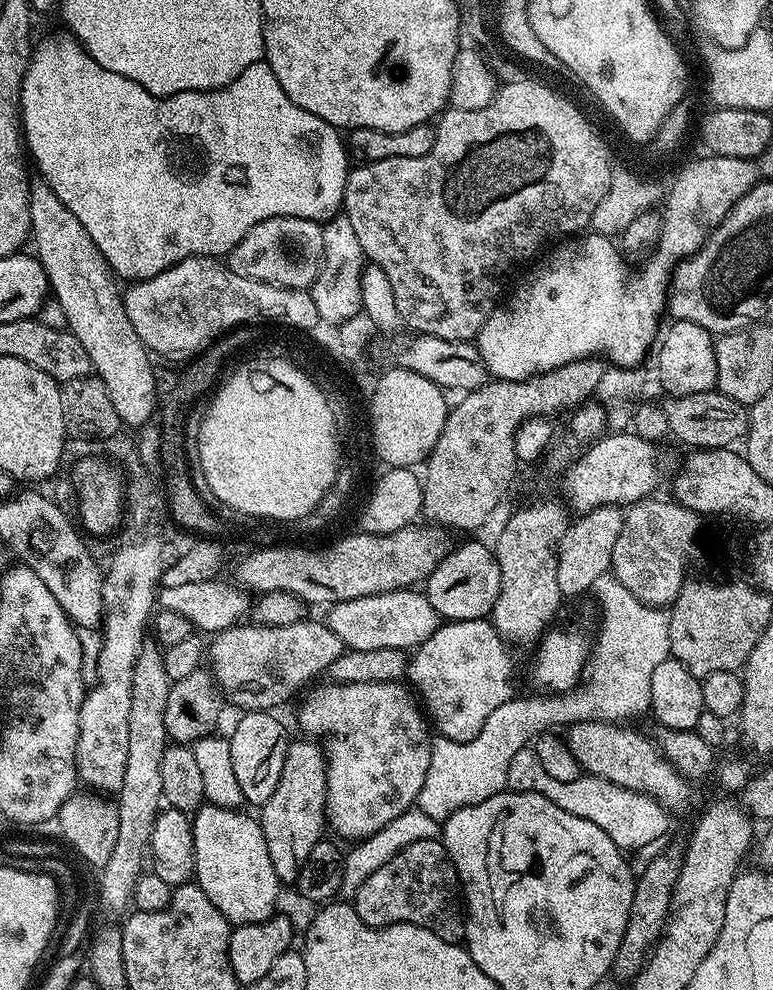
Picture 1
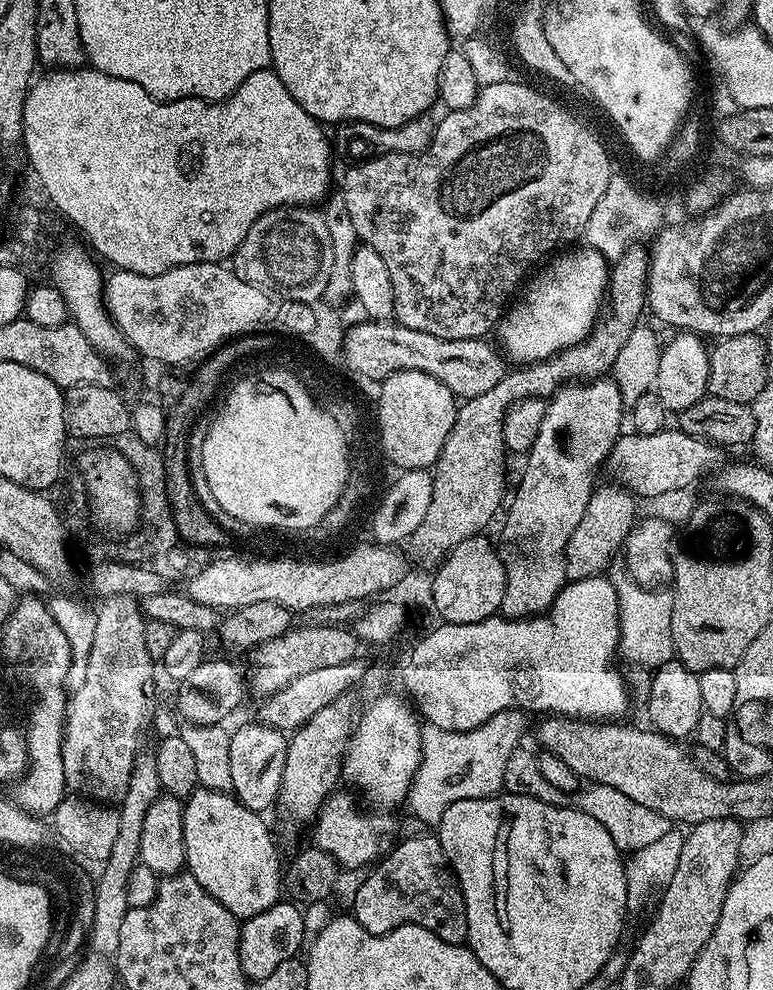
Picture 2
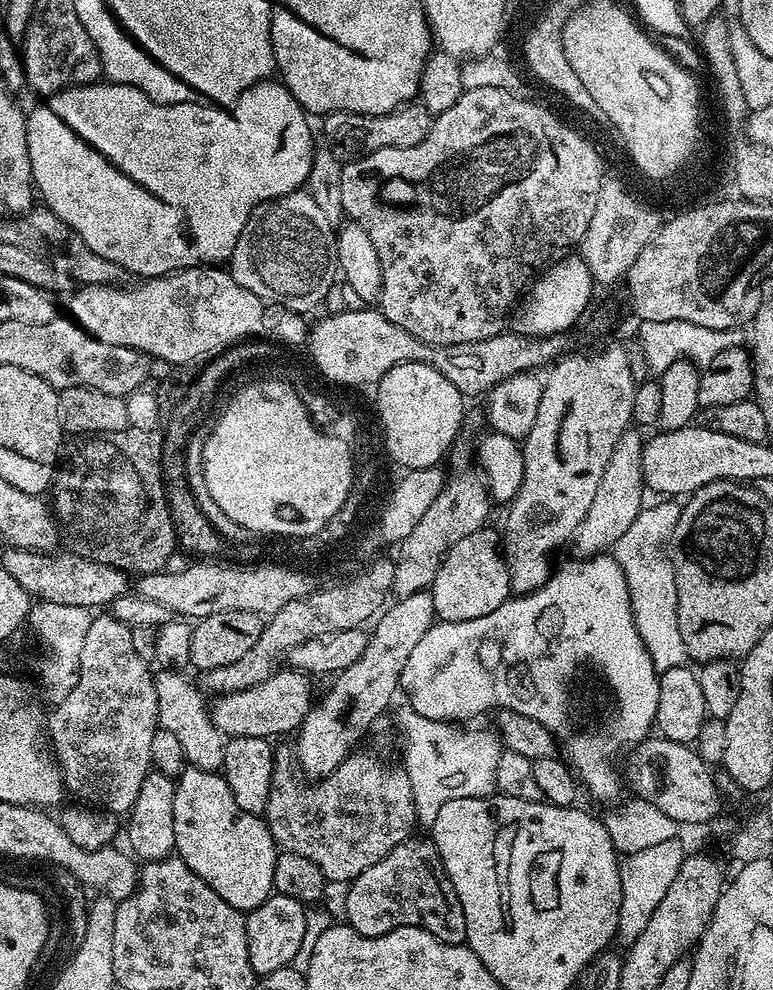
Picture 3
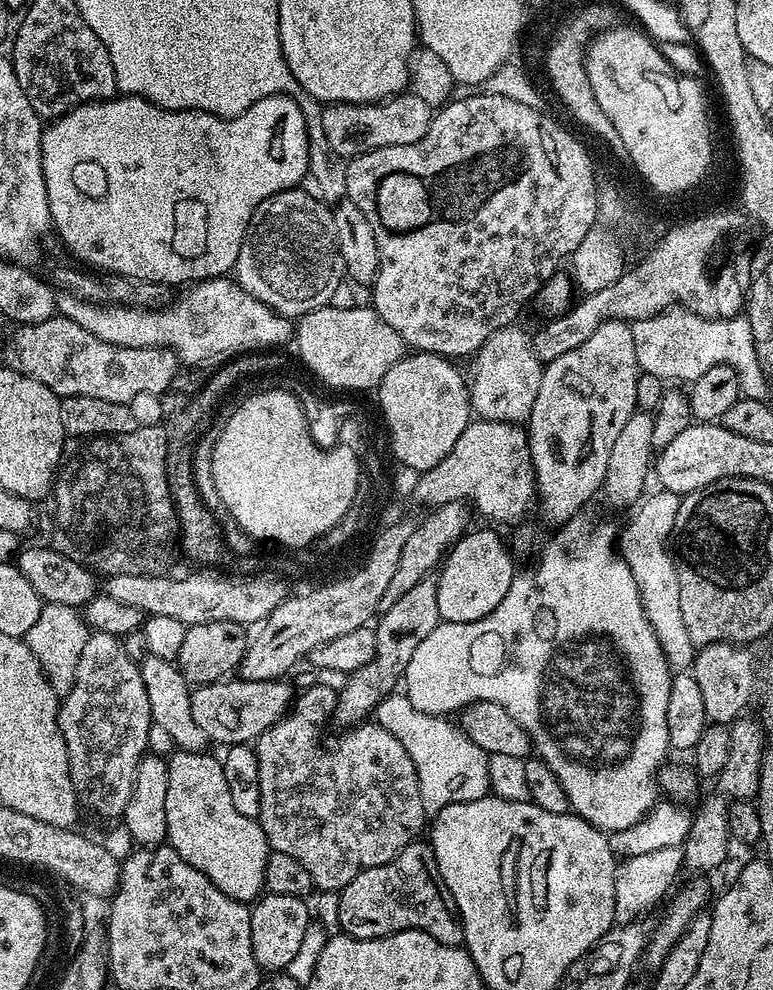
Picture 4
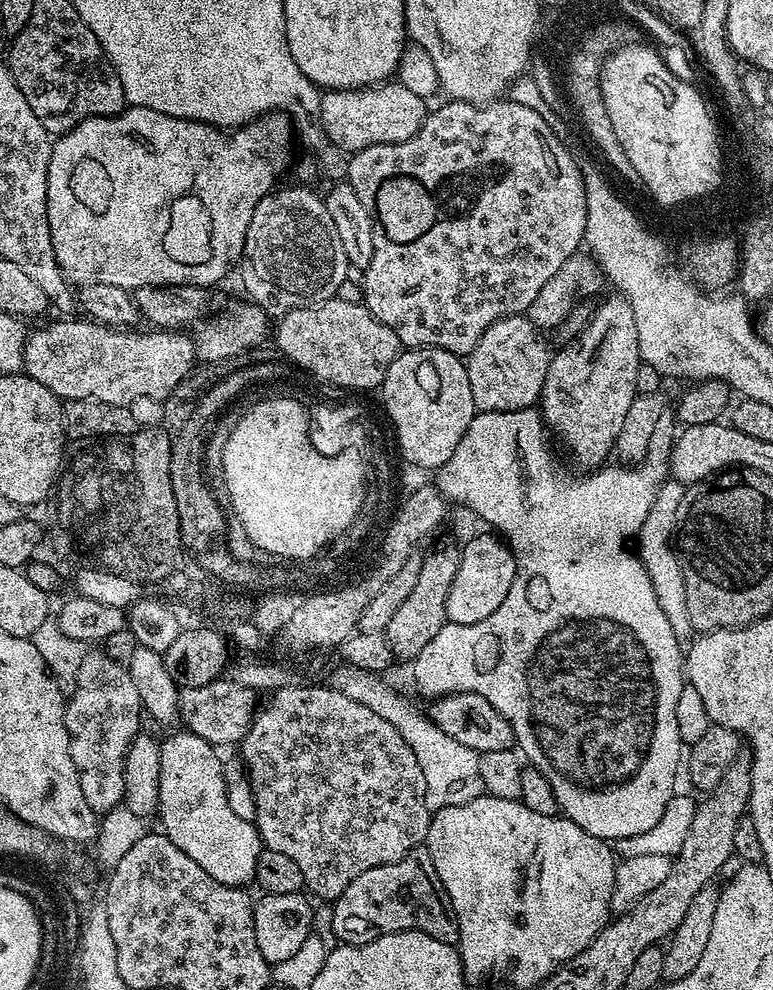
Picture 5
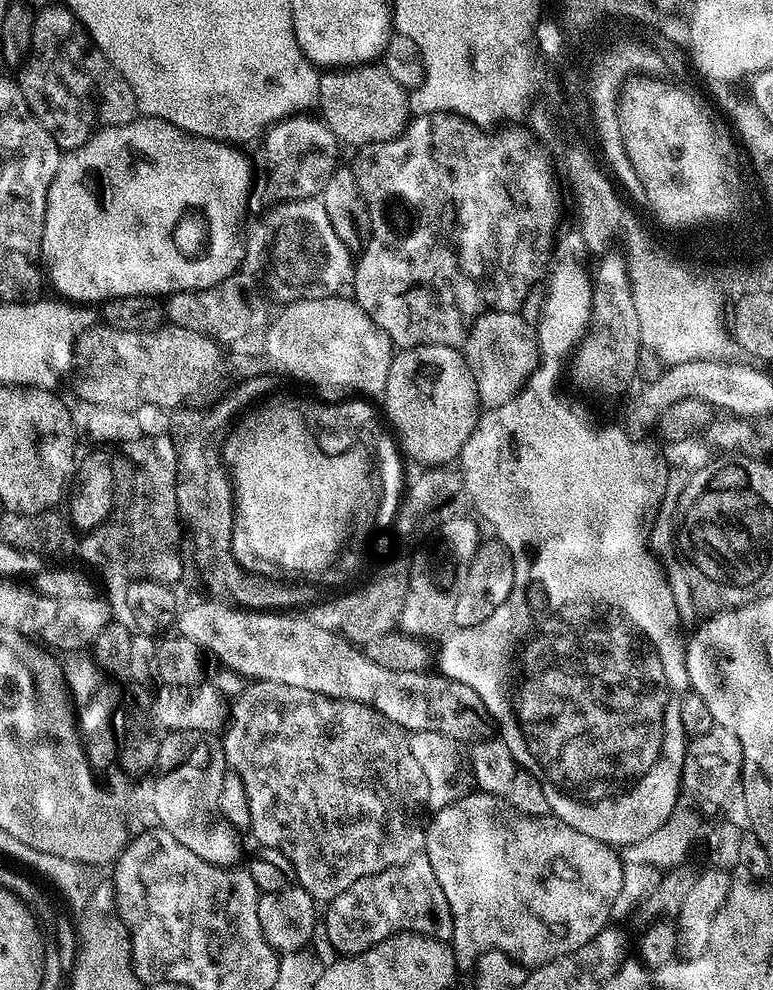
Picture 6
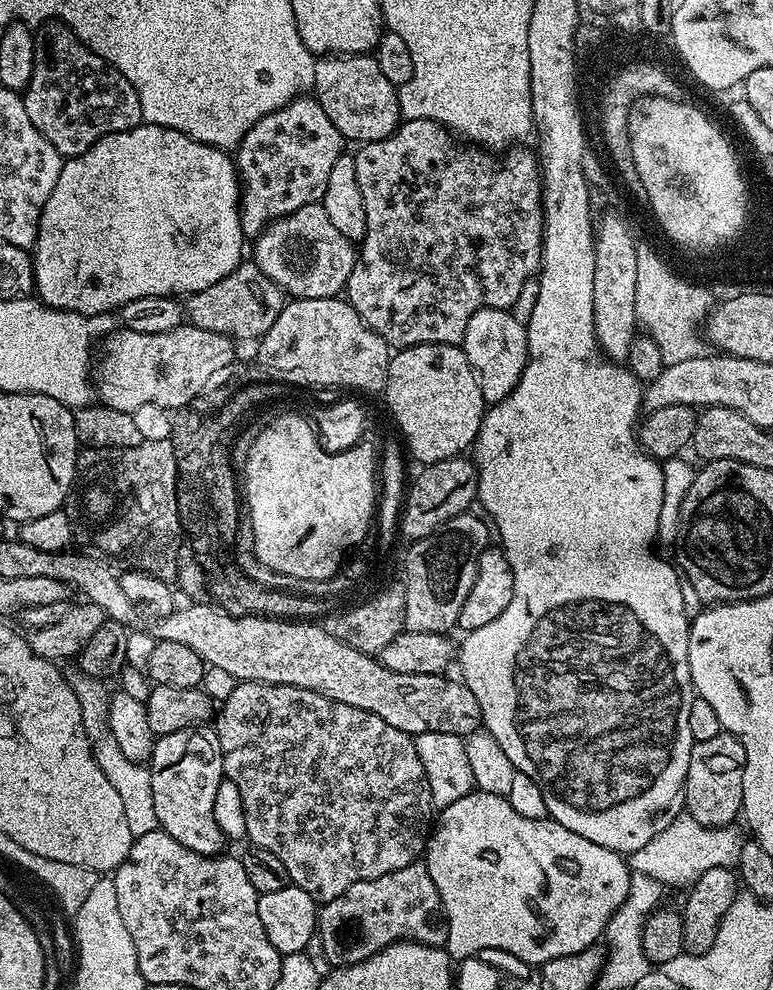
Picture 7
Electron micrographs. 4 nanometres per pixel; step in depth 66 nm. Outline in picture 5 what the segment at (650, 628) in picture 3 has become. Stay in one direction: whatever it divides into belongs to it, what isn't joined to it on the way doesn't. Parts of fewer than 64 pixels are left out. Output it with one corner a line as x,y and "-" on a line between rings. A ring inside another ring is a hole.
665,480
658,490
658,498
654,498
654,506
650,506
650,514
646,514
646,522
642,522
638,537
638,555
646,574
650,576
654,594
658,594
658,606
662,606
662,614
666,614
666,619
670,621
670,630
674,630
681,642
687,641
693,635
694,629
690,622
690,613
686,610
686,585
682,582
682,570
678,566
674,536
668,533
668,528
676,531
676,515
684,497
684,490
685,485
677,480

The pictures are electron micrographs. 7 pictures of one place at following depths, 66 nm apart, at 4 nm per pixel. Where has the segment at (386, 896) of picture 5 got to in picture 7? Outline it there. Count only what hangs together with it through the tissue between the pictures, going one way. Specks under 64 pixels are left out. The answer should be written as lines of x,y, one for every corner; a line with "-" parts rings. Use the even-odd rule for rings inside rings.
413,862
402,866
402,870
382,874
382,878
354,882
350,890
327,901
318,912
318,944
319,940
329,965
332,966
357,964
359,960
370,958
378,954
378,950
396,944
399,940
414,940
418,944
429,944
435,948
447,945
448,915
444,913
444,903
438,894
438,886
434,886
434,878
430,878
427,863

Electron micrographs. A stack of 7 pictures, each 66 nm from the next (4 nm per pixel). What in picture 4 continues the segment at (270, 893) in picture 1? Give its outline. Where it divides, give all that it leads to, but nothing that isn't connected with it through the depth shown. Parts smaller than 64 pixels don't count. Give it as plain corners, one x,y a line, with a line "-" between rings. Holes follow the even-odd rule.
176,750
167,757
168,777
170,786
166,786
166,830
168,831
167,843
194,870
202,870
222,894
235,900
252,902
265,891
264,875
268,861
269,833
262,830
259,819
251,820
246,814
238,814
238,809
230,799
230,786
226,786
226,774
223,763
212,756
207,756
207,751
185,752

